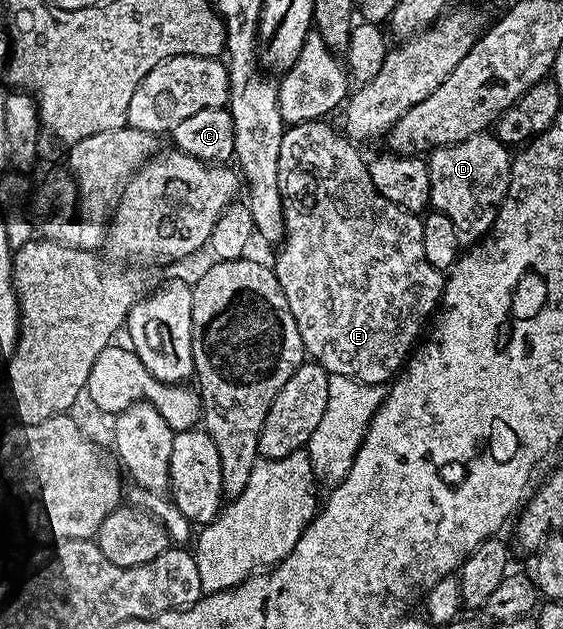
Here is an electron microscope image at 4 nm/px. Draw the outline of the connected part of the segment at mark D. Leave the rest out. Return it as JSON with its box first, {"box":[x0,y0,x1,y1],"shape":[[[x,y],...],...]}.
{"box":[426,131,511,247],"shape":[[[490,131],[477,133],[455,145],[445,145],[429,154],[426,161],[430,180],[429,208],[452,219],[459,246],[469,247],[482,240],[494,226],[508,191],[511,160],[511,150]]]}

